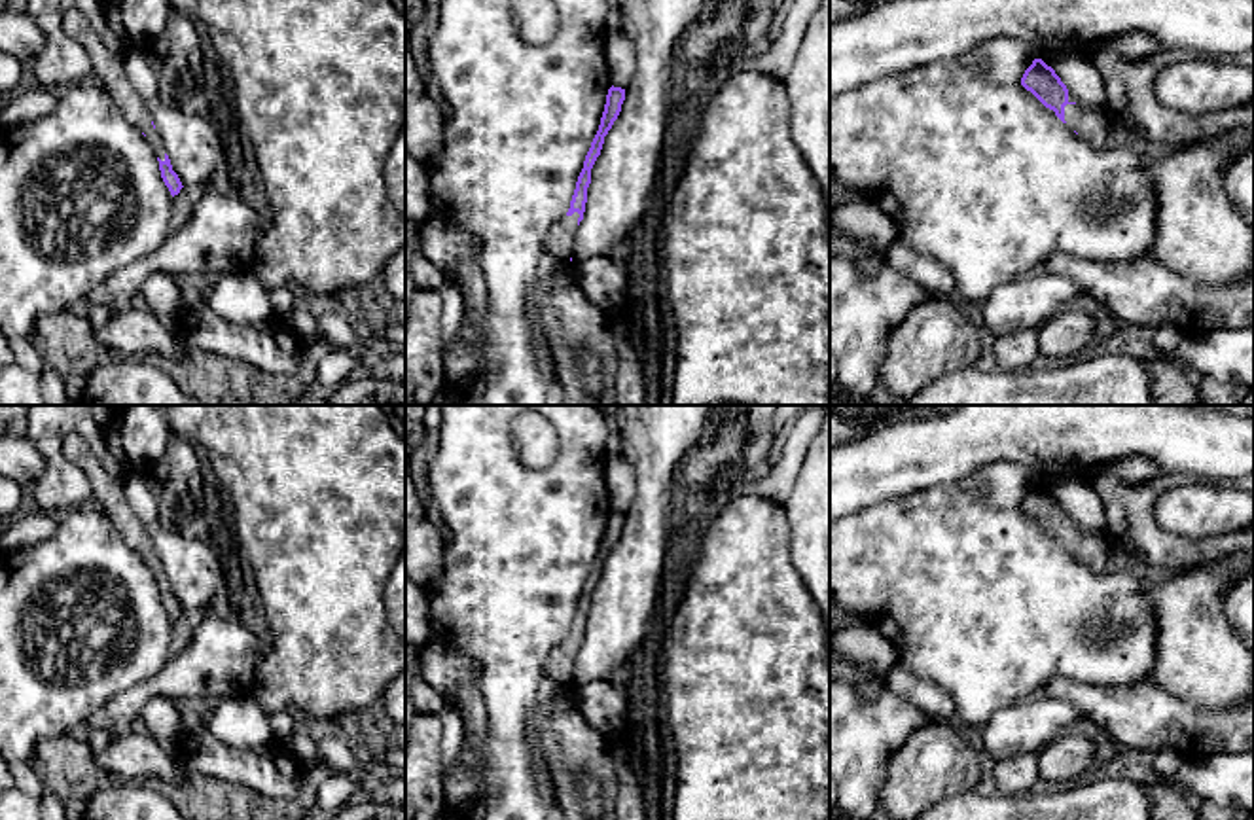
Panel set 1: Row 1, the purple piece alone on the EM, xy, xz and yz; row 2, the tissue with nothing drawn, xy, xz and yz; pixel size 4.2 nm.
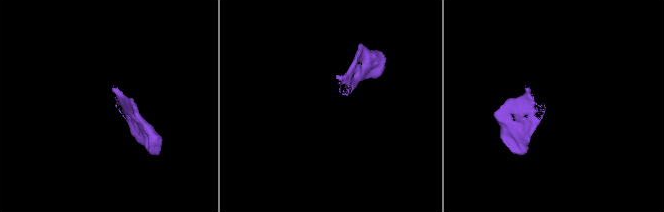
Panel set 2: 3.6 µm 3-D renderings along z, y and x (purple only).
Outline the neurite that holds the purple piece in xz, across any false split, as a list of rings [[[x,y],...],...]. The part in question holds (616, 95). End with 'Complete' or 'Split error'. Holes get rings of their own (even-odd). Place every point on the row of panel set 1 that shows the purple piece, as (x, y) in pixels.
[[[612,85],[606,95],[606,104],[604,104],[599,131],[591,142],[591,148],[583,161],[583,169],[578,176],[570,208],[566,216],[551,229],[547,237],[547,252],[561,261],[570,261],[572,258],[572,241],[574,241],[576,227],[583,220],[587,187],[591,184],[591,169],[597,157],[600,155],[604,136],[608,134],[608,131],[612,129],[614,121],[618,119],[621,112],[623,100],[625,100],[625,89]]]. Split error

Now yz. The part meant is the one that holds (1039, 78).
[[[1034,59],[1025,70],[1021,85],[1030,91],[1046,108],[1085,138],[1095,148],[1102,148],[1110,131],[1110,117],[1106,110],[1085,110],[1068,93],[1066,85],[1042,59]]]. Split error

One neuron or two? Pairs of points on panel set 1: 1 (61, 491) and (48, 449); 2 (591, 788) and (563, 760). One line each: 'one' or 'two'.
1: one
2: two

